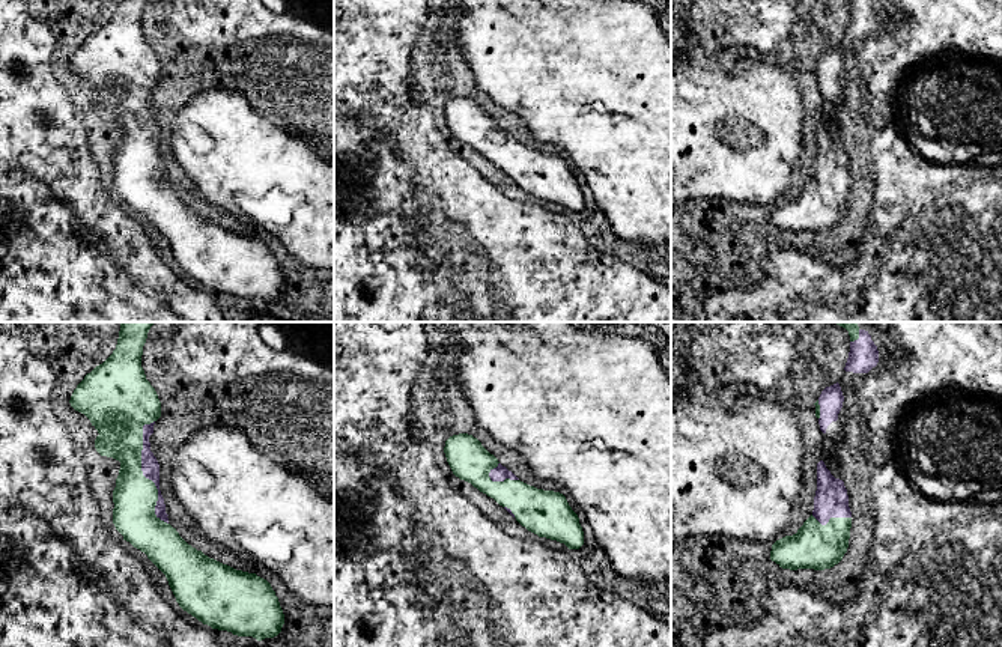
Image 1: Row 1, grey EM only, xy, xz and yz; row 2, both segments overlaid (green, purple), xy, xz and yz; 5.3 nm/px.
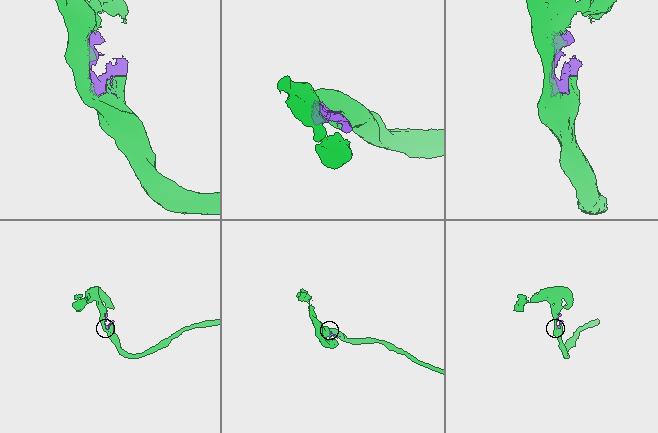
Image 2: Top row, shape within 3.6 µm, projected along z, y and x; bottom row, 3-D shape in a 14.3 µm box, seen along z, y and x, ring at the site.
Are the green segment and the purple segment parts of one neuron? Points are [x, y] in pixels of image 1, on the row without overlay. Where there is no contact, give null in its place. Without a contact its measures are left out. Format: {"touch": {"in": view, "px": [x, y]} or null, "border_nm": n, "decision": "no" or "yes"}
{"touch": {"in": "xy", "px": [142, 134]}, "border_nm": 550, "decision": "no"}

